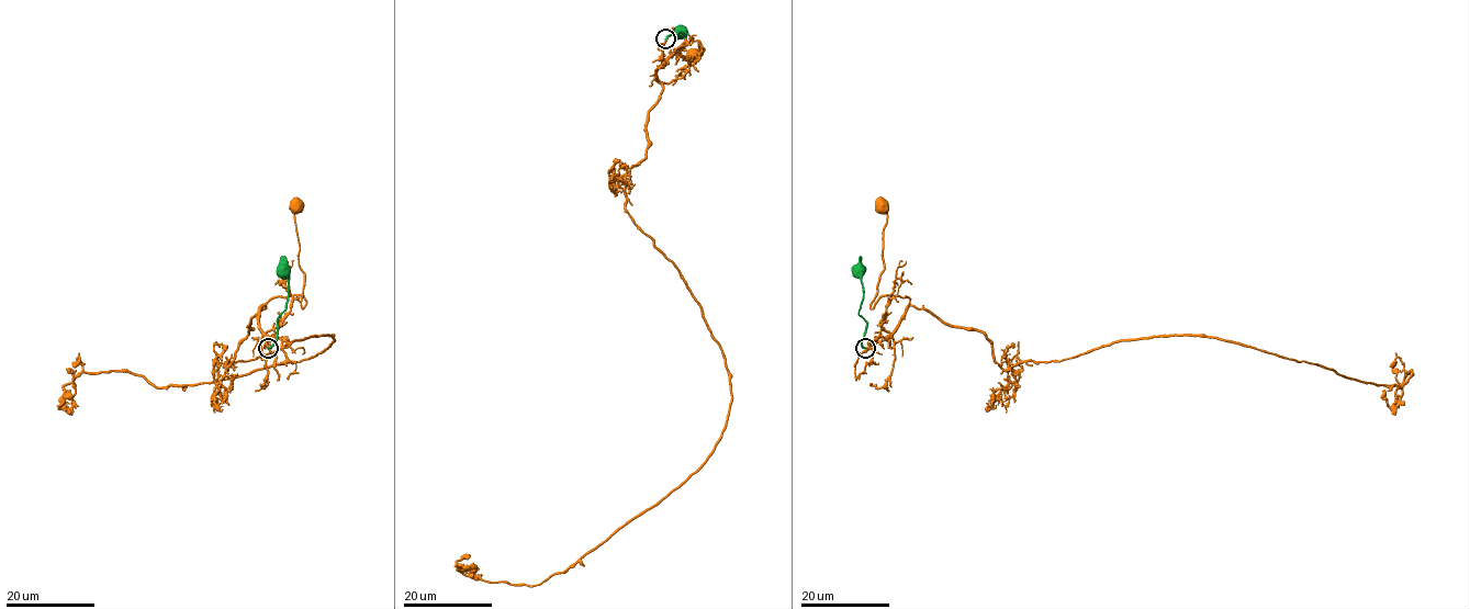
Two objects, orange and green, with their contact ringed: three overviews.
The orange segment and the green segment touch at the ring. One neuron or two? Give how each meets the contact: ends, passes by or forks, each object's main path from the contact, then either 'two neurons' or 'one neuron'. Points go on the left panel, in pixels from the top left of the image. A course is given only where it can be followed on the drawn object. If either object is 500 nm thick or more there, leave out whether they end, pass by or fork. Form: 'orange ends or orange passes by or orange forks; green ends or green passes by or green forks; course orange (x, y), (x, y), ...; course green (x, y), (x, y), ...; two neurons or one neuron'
orange passes by; green ends; course orange (268, 349), (265, 342), (294, 295), (306, 302), (302, 308), (296, 205); course green (268, 349), (276, 341), (278, 322), (289, 297), (289, 266), (283, 256); two neurons

